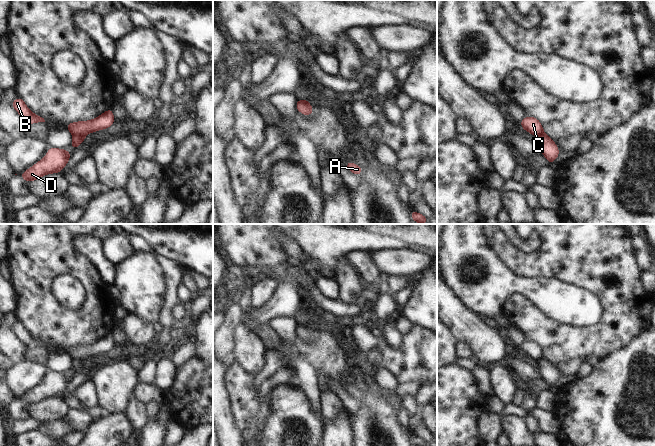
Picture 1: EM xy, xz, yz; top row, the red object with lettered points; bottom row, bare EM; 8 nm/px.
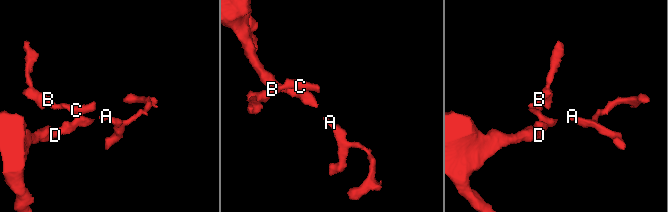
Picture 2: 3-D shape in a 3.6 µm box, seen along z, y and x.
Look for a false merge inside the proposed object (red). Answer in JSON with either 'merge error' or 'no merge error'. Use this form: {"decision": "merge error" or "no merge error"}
{"decision": "merge error"}

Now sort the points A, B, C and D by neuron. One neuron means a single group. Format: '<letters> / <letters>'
A D / B C

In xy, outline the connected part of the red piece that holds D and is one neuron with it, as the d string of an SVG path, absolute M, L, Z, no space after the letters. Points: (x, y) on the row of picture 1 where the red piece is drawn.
M50 147L43 159L19 176L28 183L46 174L61 173L61 170L67 165L70 156L71 154L65 149Z

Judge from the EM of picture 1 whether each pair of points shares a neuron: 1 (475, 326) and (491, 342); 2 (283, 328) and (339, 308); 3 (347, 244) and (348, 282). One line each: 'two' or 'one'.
1: one
2: two
3: two

